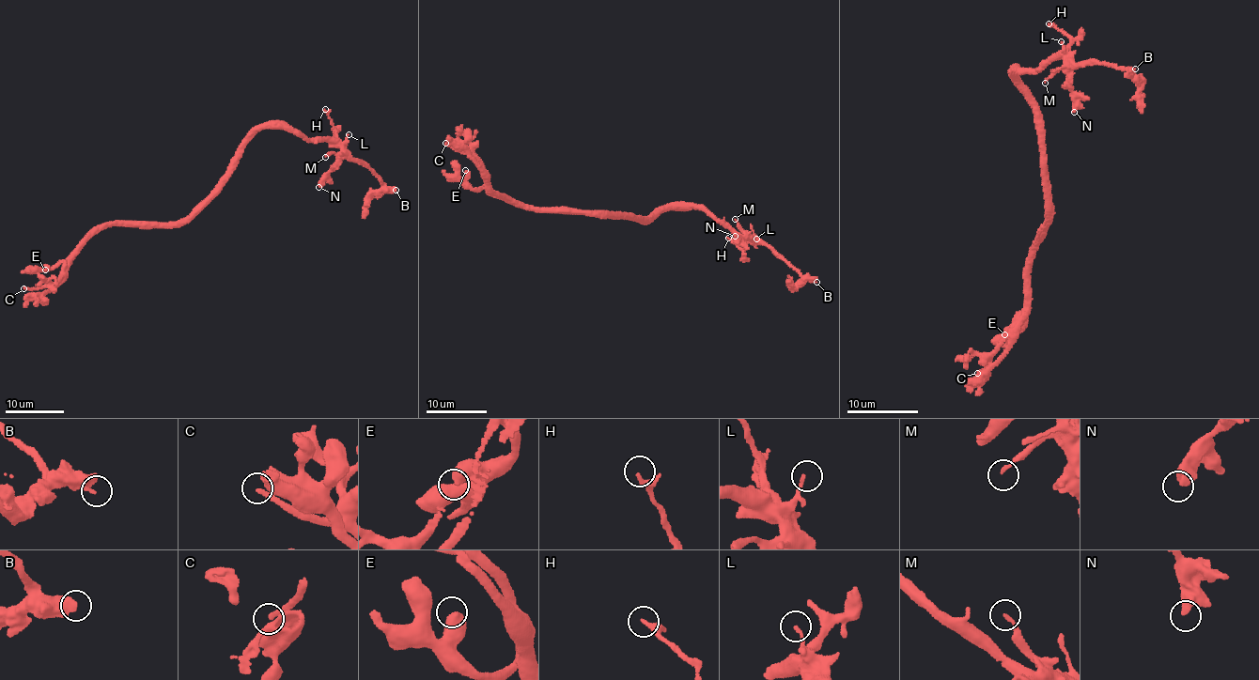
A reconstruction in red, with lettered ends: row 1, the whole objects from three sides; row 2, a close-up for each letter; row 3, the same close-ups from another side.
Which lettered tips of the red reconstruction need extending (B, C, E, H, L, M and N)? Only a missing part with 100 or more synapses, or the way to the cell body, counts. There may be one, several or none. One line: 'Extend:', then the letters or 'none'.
Extend: C

